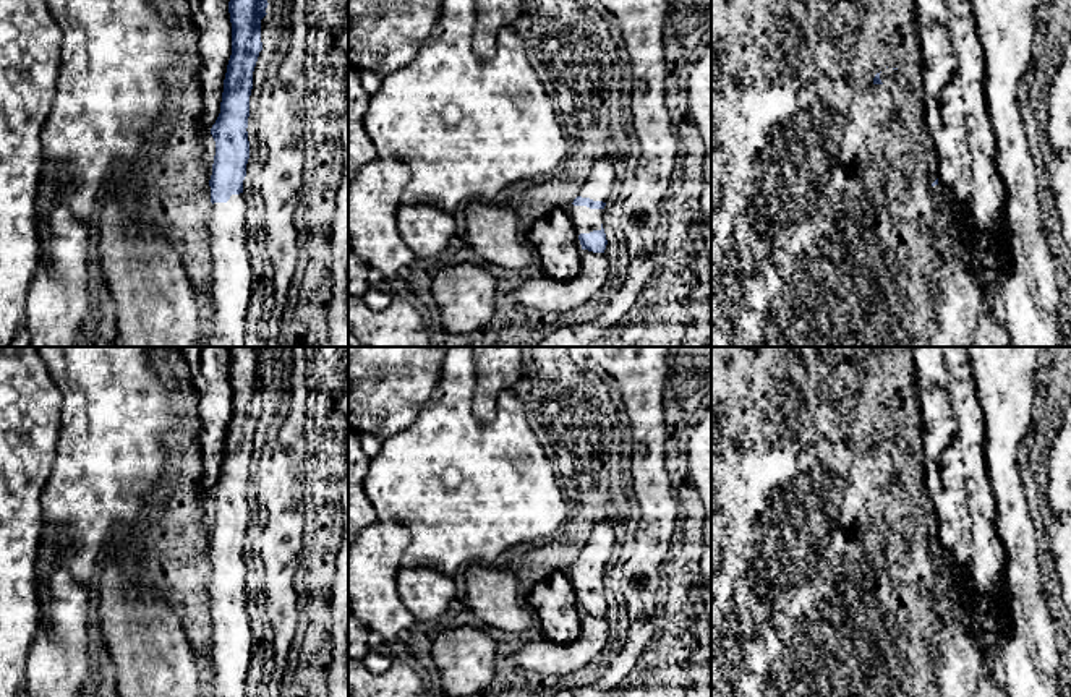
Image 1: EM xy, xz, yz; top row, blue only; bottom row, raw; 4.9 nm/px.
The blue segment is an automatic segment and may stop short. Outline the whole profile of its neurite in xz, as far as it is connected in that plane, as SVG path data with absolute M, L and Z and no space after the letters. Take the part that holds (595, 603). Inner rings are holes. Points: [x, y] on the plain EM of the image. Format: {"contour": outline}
{"contour": "M608 522L593 527L590 540L567 577L578 597L582 613L604 616L608 603L603 592L603 575L616 545L616 533Z"}

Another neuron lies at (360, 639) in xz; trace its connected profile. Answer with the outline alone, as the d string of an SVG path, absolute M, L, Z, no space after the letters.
M348 613L348 656L363 661L363 658L371 653L373 640L374 637L369 629Z

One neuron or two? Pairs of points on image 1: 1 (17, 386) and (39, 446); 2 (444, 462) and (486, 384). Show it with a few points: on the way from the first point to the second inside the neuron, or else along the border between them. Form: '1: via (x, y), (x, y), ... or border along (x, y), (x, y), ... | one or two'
1: via (17, 401), (17, 417), (31, 431) | one
2: border along (475, 372), (473, 415), (478, 420), (490, 422) | two

